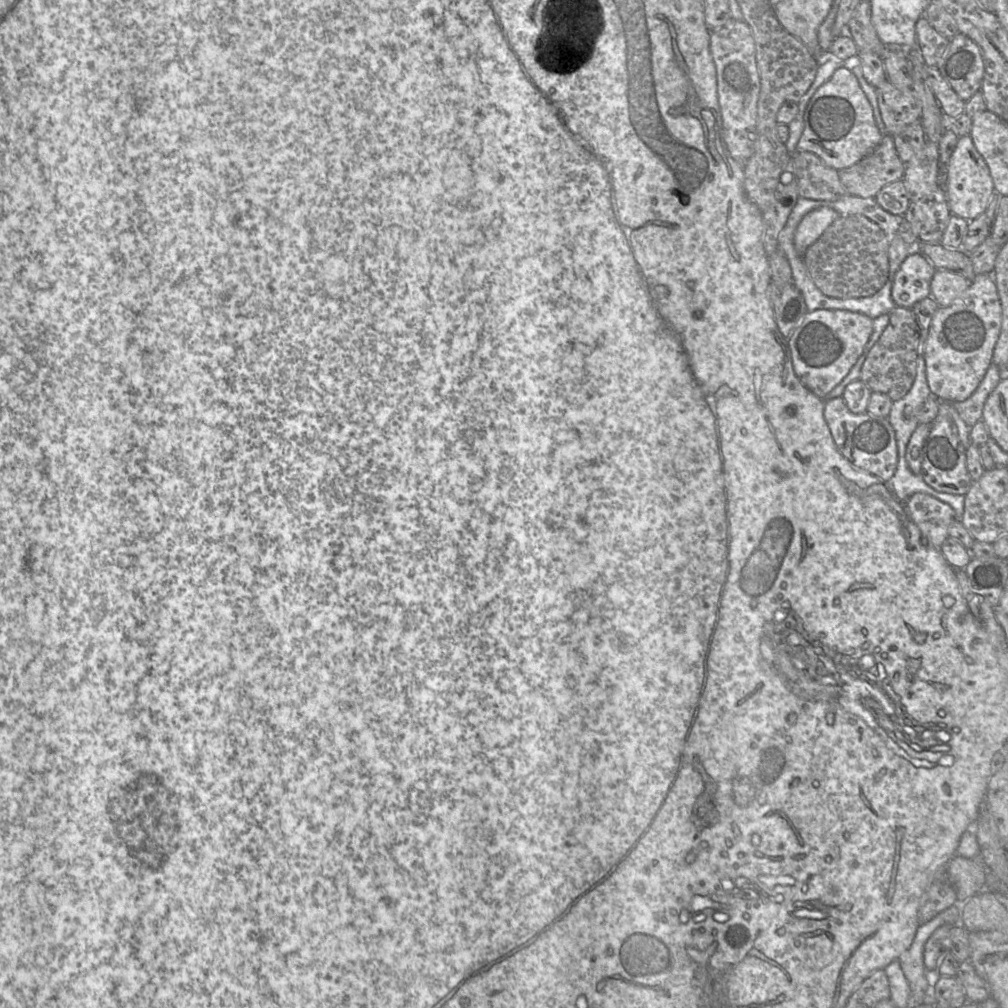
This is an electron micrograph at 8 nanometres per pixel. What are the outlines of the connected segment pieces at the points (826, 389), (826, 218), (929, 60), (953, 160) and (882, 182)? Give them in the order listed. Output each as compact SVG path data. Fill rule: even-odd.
M816 309L809 311L801 324L788 338L792 367L800 381L819 398L826 401L827 395L839 384L855 365L873 332L873 318L858 312L839 309Z
M828 206L819 207L806 214L796 228L794 247L803 256L809 246L815 243L840 214Z
M926 17L918 19L916 37L925 63L936 67L947 49L949 39L933 28Z
M969 135L958 136L955 149L947 163L945 191L951 213L968 221L986 212L991 199L997 195L989 167Z
M884 134L870 154L838 171L840 181L850 195L875 197L885 185L901 180L905 167L897 153L894 137Z

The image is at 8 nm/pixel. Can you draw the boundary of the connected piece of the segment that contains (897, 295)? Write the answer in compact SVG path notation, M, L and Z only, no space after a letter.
M921 253L908 255L891 279L891 295L899 307L911 308L916 302L930 296L930 284L936 267Z

